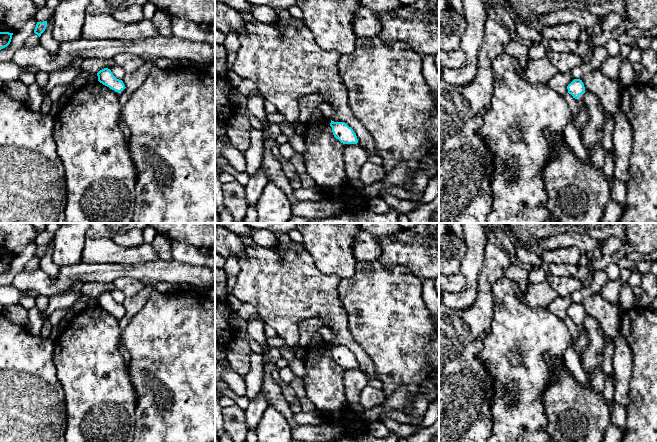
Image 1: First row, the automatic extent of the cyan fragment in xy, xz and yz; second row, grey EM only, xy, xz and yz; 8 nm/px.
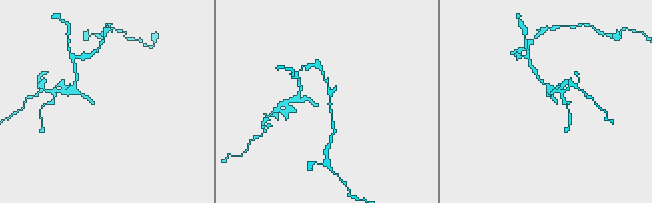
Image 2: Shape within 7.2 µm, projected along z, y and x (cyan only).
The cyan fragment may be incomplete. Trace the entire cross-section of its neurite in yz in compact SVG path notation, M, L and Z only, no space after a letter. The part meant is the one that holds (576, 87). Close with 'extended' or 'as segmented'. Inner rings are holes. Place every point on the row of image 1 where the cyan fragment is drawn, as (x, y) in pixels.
M504 52L492 62L494 86L491 102L484 114L483 125L477 132L492 154L493 200L487 223L556 223L547 209L543 170L548 161L556 156L554 148L565 142L566 125L575 124L581 135L588 121L582 80L574 79L567 86L568 93L577 100L579 107L574 116L563 95L545 82L528 82L520 78L522 70L518 60ZM545 130L553 136L552 142L544 136Z | extended

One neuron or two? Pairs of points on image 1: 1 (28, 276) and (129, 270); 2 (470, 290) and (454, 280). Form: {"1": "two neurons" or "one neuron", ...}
{"1": "one neuron", "2": "two neurons"}

